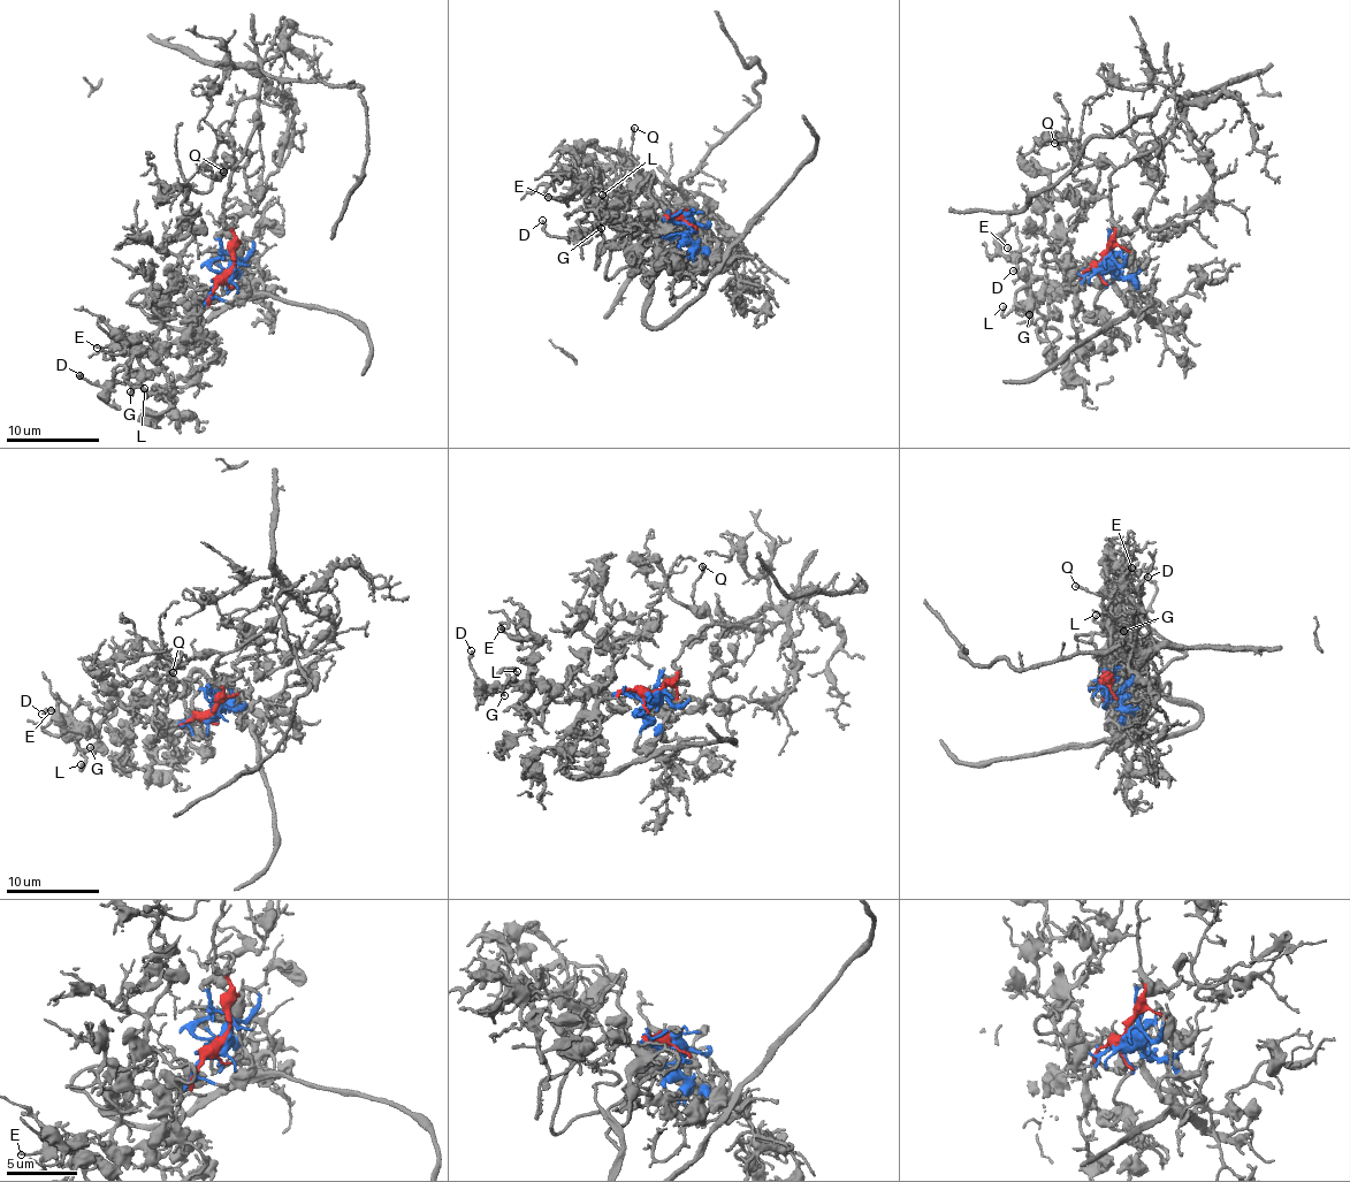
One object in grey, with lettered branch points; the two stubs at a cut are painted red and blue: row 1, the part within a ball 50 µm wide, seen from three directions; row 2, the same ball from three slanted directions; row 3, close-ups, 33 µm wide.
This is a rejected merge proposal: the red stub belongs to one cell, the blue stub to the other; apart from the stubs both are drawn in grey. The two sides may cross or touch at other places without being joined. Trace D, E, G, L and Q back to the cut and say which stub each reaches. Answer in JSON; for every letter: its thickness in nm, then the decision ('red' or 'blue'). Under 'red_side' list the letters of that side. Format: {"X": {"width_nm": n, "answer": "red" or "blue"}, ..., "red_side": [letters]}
{"D": {"width_nm": 200, "answer": "blue"}, "E": {"width_nm": 130, "answer": "blue"}, "G": {"width_nm": 130, "answer": "blue"}, "L": {"width_nm": 160, "answer": "blue"}, "Q": {"width_nm": 180, "answer": "red"}, "red_side": ["Q"]}

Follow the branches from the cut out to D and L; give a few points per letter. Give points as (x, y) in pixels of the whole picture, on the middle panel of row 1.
D: (686, 219), (627, 234), (623, 220), (623, 229), (597, 222), (601, 212), (592, 230), (561, 237), (543, 220)
L: (686, 219), (654, 220), (627, 234), (623, 220), (620, 228), (597, 222), (601, 212), (604, 218), (602, 193)

